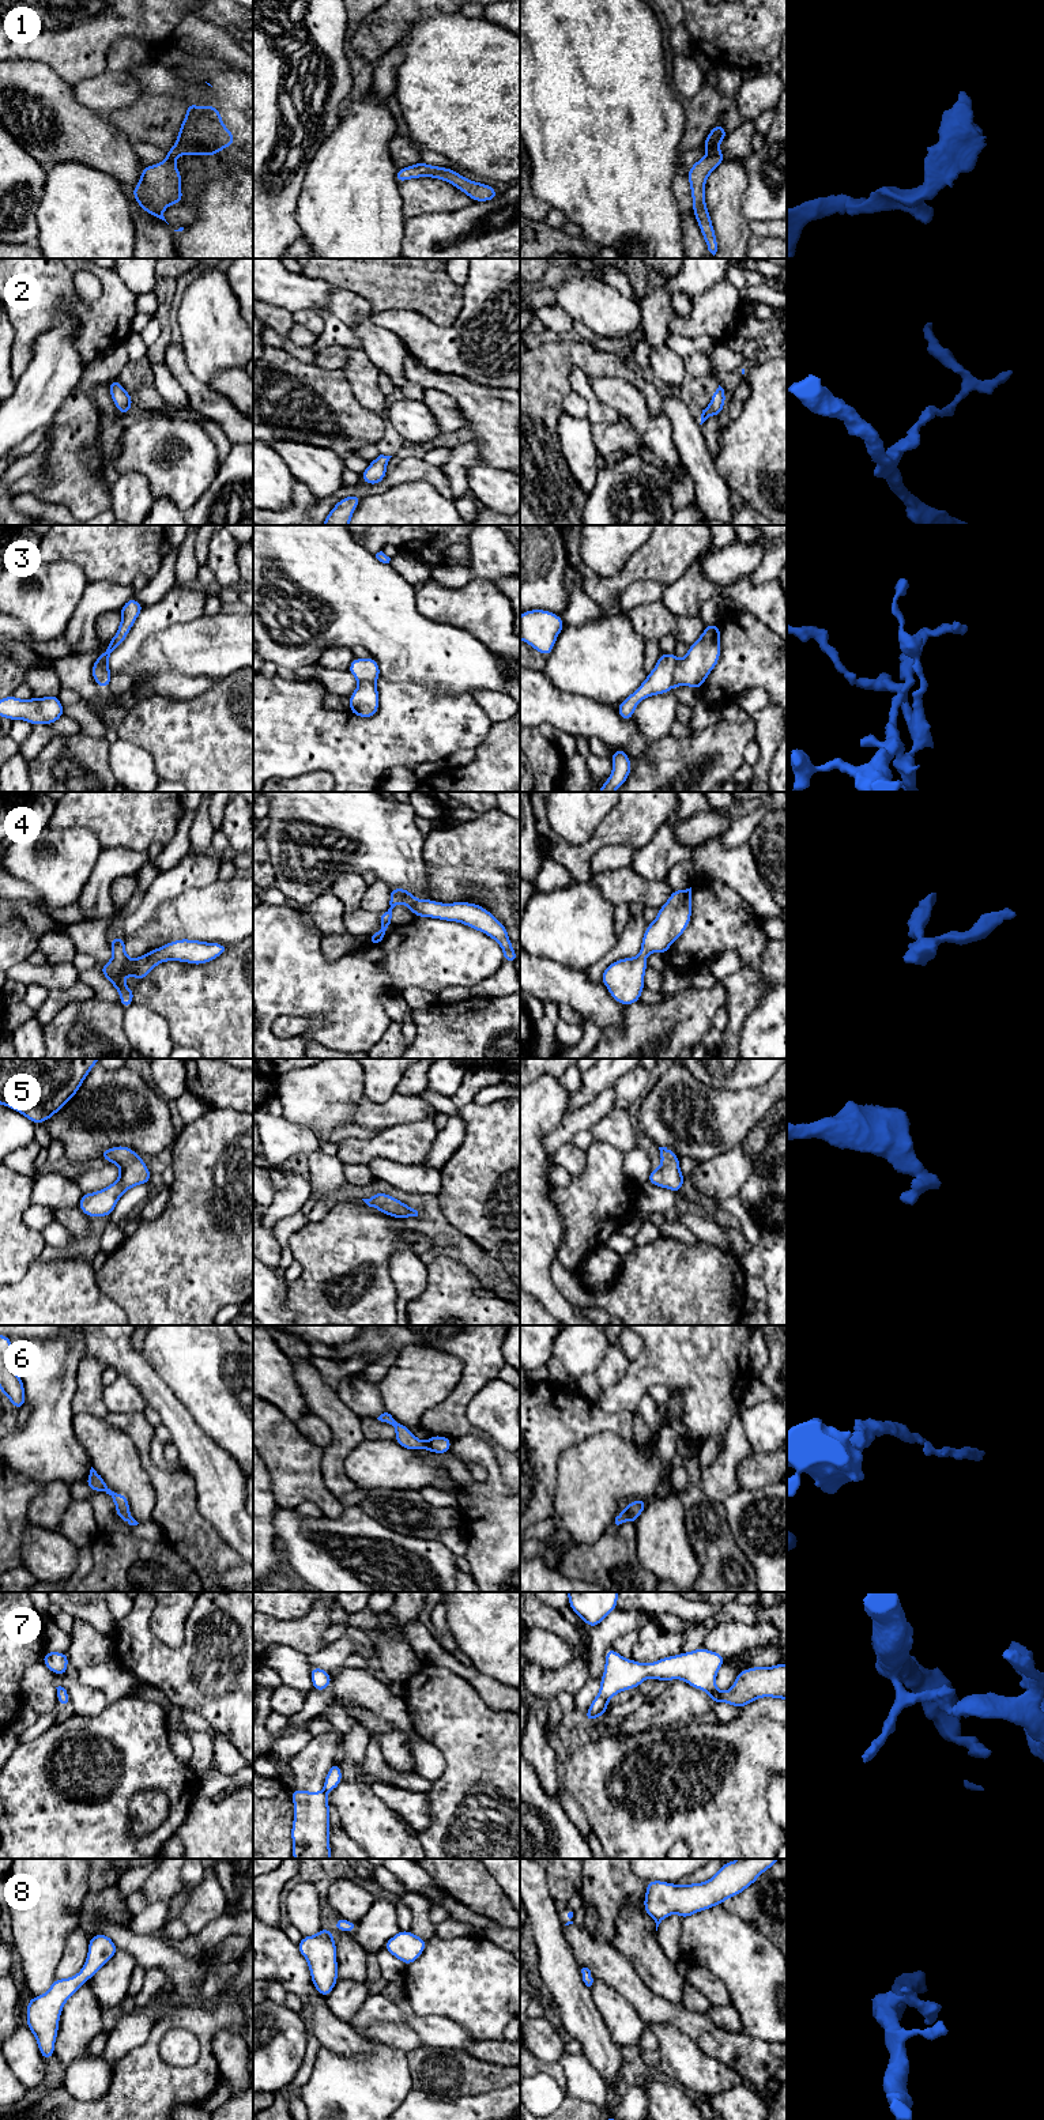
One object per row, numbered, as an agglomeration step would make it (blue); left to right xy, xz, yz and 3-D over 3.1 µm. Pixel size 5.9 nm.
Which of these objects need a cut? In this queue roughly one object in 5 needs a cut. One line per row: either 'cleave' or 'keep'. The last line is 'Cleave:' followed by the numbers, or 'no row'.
1: keep
2: keep
3: cleave
4: keep
5: keep
6: keep
7: cleave
8: keep
Cleave: 3, 7

